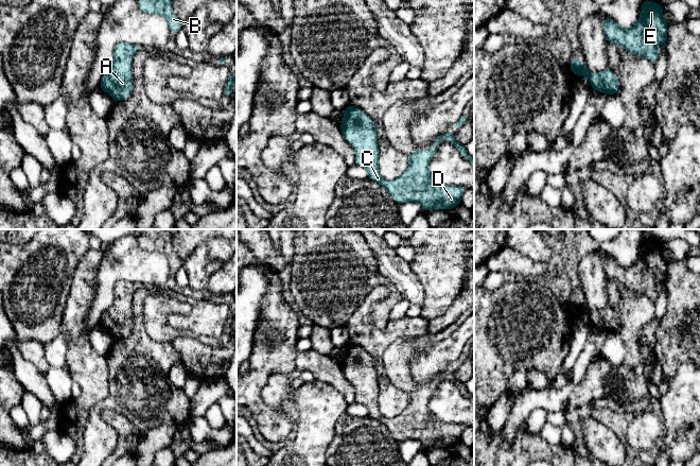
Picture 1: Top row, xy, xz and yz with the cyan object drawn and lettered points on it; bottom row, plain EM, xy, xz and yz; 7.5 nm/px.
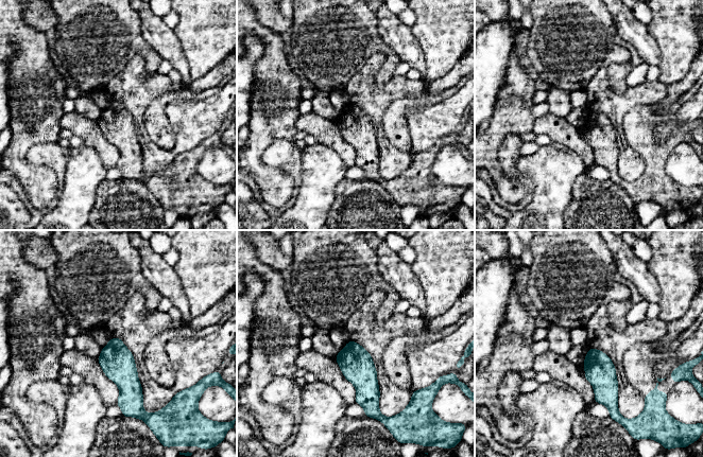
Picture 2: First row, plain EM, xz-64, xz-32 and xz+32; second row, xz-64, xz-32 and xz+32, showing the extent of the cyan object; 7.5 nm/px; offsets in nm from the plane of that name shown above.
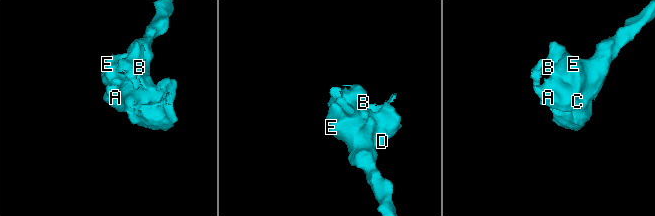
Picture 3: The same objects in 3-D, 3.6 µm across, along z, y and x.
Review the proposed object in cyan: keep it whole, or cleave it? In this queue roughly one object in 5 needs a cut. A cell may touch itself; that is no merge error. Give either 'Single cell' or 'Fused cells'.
Single cell

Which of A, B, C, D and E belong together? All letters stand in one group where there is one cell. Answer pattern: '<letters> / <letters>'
A B C D E

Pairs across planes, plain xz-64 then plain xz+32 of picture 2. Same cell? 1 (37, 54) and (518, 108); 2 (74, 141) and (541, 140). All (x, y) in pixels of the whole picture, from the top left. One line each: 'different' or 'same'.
1: same
2: same

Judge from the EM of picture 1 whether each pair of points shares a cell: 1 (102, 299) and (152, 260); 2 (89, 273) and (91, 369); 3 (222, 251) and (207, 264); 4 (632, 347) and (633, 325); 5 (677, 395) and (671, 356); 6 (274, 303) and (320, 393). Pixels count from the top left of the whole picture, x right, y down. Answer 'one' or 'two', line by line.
1: one
2: one
3: one
4: one
5: two
6: two

